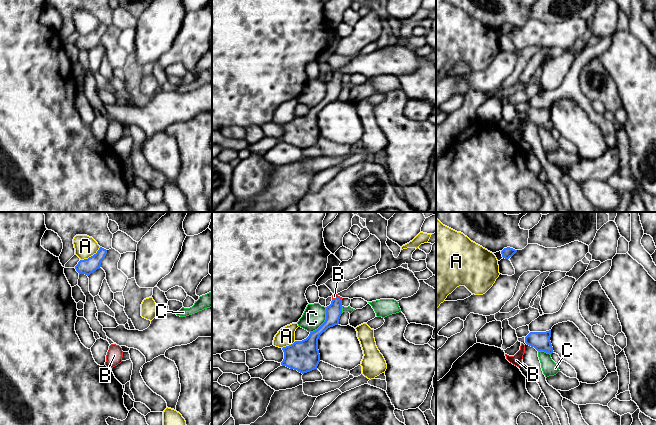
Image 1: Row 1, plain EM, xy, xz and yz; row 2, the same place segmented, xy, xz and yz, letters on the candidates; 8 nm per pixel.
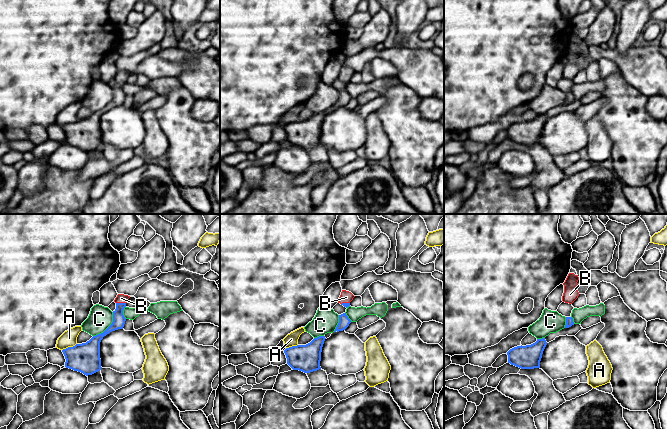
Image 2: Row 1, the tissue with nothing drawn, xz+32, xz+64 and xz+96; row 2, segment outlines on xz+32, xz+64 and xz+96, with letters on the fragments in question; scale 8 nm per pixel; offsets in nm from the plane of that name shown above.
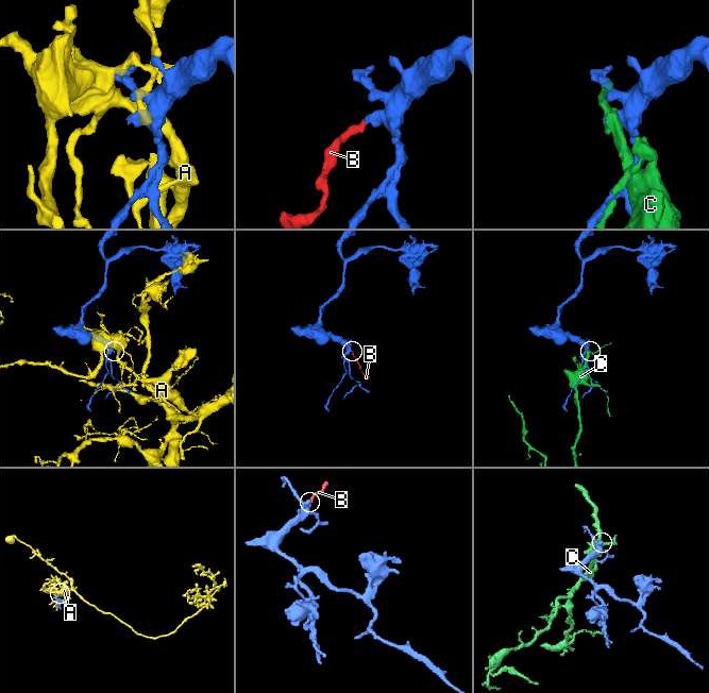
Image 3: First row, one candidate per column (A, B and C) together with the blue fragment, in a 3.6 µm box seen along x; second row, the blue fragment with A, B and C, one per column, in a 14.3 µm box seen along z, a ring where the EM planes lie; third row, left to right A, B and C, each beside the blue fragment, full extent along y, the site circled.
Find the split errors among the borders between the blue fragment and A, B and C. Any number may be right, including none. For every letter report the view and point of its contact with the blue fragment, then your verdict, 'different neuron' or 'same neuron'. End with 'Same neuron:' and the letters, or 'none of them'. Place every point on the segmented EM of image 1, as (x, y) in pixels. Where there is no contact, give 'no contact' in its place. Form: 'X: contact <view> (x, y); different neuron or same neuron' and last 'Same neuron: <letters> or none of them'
A: contact xy (91, 256); different neuron
B: contact xz (336, 298); same neuron
C: contact xz (325, 321); different neuron
Same neuron: B

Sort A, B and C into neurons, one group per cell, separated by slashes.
A / B / C

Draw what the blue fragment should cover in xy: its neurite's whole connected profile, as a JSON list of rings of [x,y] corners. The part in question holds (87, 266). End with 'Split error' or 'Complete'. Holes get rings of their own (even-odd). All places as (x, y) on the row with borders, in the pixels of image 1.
[[[100,247],[96,254],[88,259],[80,260],[75,266],[76,271],[80,274],[89,276],[91,273],[101,267],[101,262],[105,258],[107,250]]]. Complete

